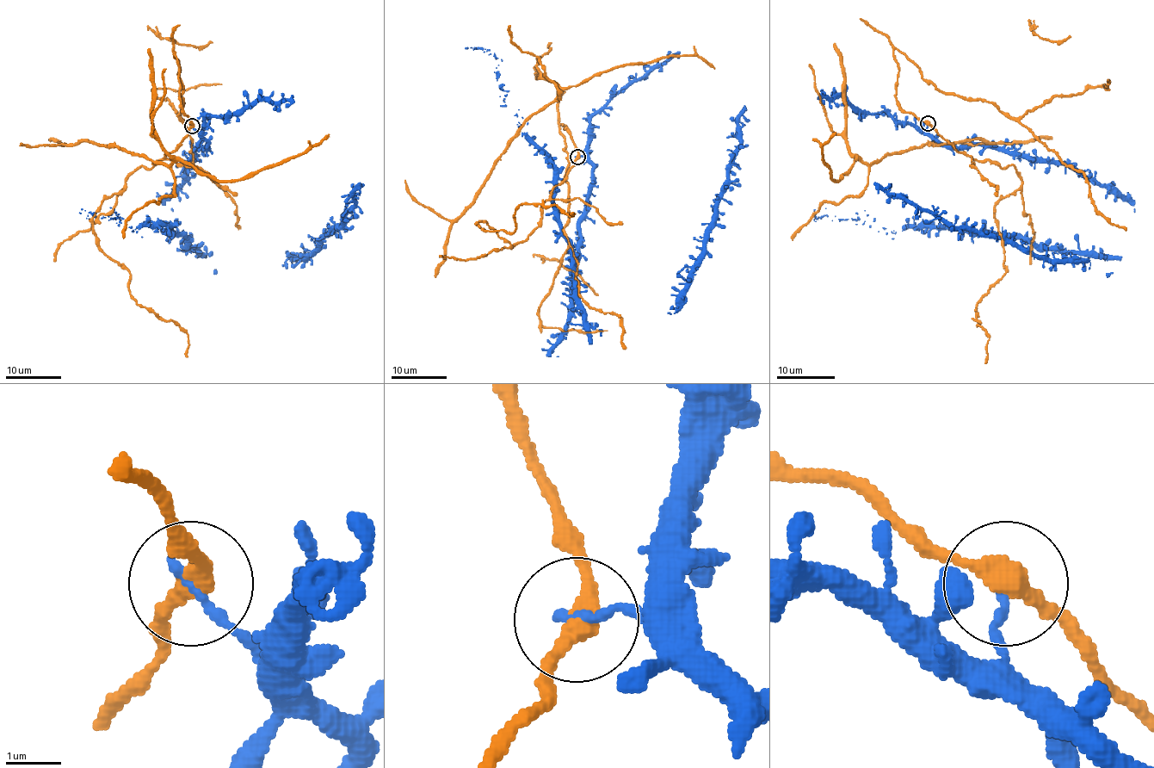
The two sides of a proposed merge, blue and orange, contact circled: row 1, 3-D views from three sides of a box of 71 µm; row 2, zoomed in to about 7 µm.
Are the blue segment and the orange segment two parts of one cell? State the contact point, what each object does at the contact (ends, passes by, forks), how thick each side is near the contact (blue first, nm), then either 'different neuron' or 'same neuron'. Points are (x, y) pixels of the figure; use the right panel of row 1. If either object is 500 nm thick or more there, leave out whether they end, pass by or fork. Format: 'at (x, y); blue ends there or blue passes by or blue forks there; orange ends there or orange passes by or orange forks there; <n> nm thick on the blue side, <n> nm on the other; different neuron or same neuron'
at (928, 123); blue ends there; orange passes by; 190 nm thick on the blue side, 360 nm on the other; different neuron

